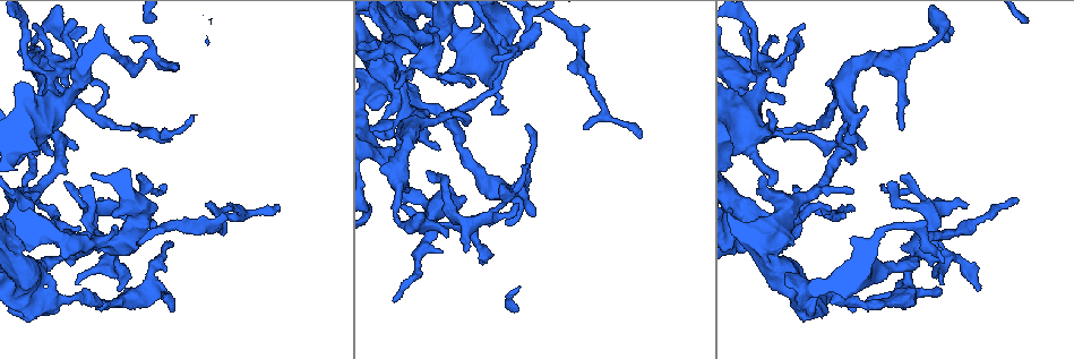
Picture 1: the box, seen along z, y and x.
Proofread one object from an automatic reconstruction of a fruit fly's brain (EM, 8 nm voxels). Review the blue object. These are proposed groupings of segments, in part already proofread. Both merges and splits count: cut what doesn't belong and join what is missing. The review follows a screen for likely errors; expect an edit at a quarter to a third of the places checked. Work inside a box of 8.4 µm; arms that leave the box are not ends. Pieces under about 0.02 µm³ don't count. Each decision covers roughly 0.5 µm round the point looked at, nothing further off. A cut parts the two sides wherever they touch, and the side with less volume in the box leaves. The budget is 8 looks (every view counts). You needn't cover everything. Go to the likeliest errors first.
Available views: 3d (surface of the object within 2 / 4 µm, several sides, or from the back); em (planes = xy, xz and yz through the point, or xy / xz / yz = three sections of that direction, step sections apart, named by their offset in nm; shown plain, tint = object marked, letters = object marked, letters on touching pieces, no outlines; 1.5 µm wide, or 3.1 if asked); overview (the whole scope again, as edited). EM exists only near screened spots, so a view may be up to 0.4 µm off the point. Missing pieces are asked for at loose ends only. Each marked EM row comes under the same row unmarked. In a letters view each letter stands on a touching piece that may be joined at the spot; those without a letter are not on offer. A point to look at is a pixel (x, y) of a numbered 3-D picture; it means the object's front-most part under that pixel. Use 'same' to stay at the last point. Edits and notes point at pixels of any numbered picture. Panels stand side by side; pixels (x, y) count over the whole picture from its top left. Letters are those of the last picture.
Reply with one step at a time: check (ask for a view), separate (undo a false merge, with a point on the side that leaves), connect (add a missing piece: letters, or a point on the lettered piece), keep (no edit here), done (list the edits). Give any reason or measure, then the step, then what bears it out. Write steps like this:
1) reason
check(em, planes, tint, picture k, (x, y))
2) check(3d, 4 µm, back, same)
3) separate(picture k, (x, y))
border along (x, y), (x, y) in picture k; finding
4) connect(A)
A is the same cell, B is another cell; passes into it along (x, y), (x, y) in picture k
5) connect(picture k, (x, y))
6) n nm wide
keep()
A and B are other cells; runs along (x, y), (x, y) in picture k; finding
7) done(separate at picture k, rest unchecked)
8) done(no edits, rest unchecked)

an open end
check(em, planes, letters, picture 1, (491, 111))

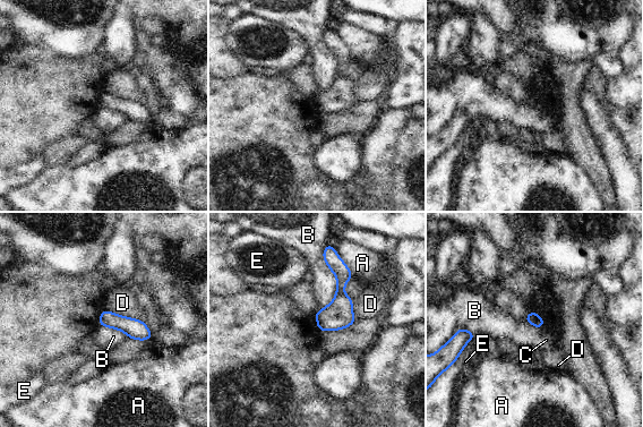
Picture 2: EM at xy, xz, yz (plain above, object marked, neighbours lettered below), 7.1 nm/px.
keep()
A, B, C, D and E are other cells; border along (327, 244), (336, 292), (318, 310) in picture 2; none of them fits

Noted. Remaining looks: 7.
branch stops here
check(em, planes, letters, picture 1, (805, 26))

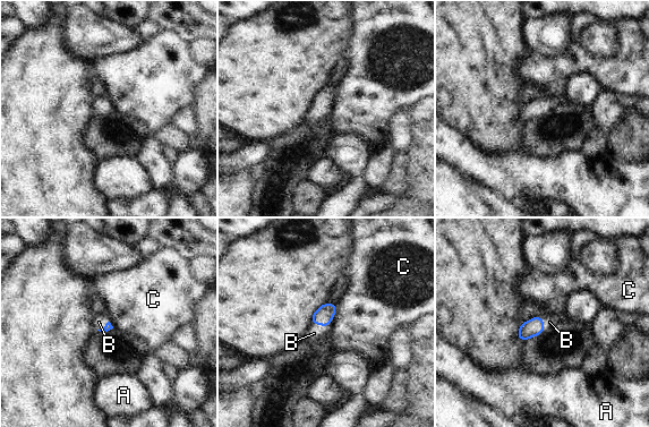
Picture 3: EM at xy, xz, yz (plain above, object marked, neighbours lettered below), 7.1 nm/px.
C touches over 180 nm
connect(B)
B is the same cell, A and C are other cells; passes into it along (324, 315), (319, 324), (314, 333) in picture 3; the neuron continues

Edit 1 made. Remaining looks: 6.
check(overview)

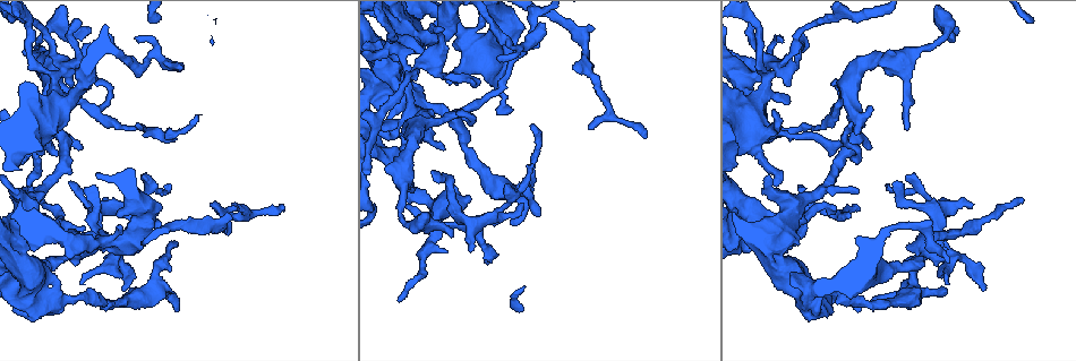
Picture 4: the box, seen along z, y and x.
free end
check(3d, 2 µm, back, picture 4, (851, 215))

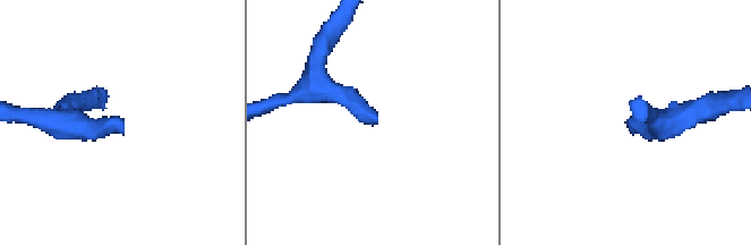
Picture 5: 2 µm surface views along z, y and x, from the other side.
check(em, planes, letters, picture 5, (121, 125))

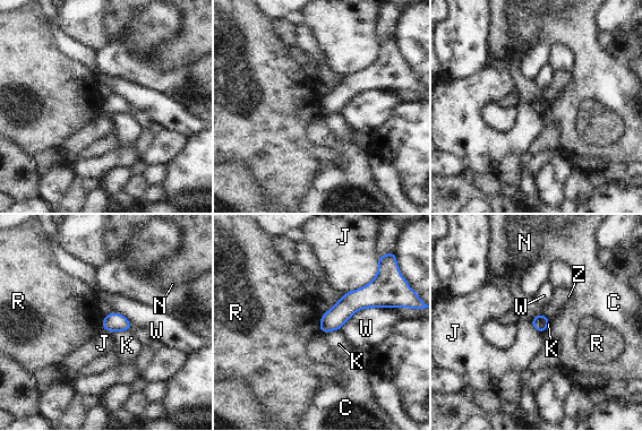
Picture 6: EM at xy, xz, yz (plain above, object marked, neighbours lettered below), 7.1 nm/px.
keep()
C, J, K, N, R, W and Z are other cells; runs along (385, 299), (357, 299), (323, 329) in picture 6; no lettered piece goes on from it

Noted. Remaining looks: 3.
done(connect at picture 3, rest unchecked)

